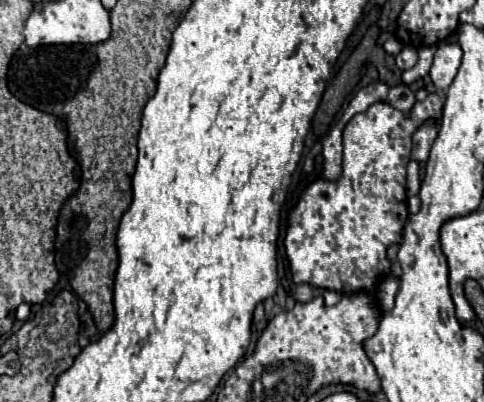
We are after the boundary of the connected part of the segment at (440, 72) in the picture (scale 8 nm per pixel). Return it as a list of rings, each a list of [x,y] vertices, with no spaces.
[[[445,44],[445,46],[437,48],[429,76],[439,94],[443,94],[449,88],[449,84],[453,82],[457,70],[459,70],[459,64],[461,64],[461,48],[459,46]]]

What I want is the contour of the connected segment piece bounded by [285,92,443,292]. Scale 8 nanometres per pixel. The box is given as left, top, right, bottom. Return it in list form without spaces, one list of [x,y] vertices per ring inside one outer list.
[[[428,94],[423,102],[415,102],[409,112],[401,112],[387,102],[369,106],[367,112],[355,114],[343,130],[343,174],[337,182],[323,178],[311,182],[299,196],[297,206],[289,212],[289,226],[285,234],[285,250],[291,264],[293,282],[313,284],[335,292],[375,292],[377,280],[387,276],[389,260],[387,248],[403,240],[403,226],[409,218],[407,210],[407,160],[411,154],[411,136],[427,120],[439,120],[443,98],[439,94]]]

